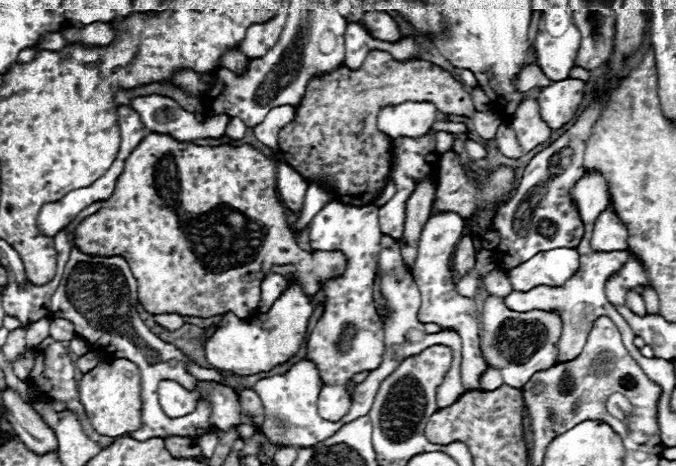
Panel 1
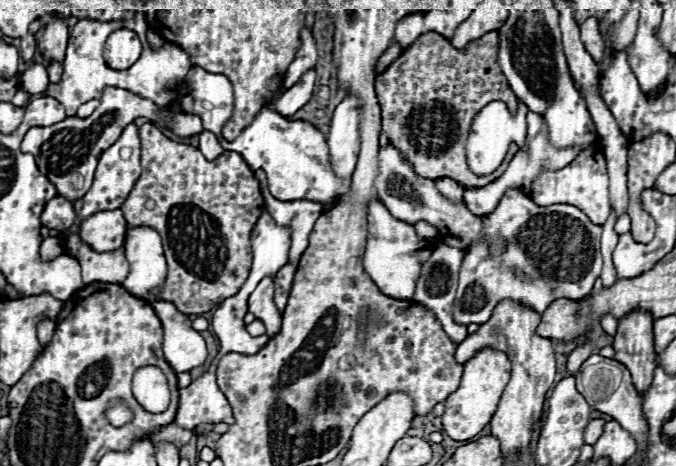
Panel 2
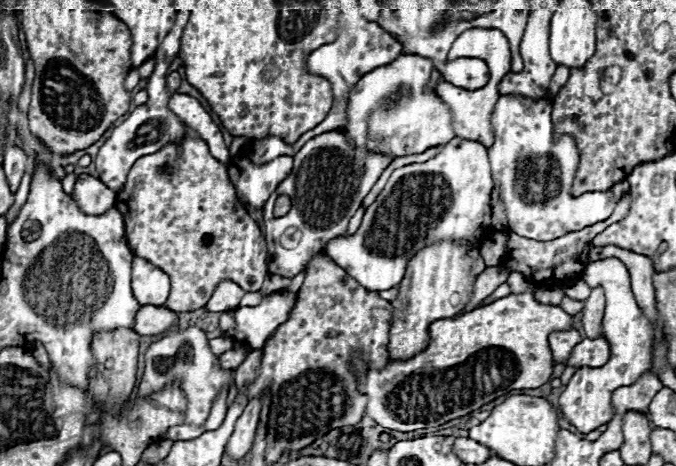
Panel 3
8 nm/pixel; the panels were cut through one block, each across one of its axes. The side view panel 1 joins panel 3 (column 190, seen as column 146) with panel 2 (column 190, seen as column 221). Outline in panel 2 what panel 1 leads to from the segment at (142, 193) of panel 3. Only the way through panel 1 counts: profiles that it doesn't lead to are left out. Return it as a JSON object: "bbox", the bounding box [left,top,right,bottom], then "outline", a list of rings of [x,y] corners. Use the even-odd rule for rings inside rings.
{"bbox":[122,122,264,314],"outline":[[[152,122],[140,126],[142,140],[142,176],[134,184],[126,202],[122,204],[124,218],[130,226],[150,226],[164,242],[164,256],[168,262],[166,280],[160,292],[140,296],[154,304],[158,300],[172,302],[184,314],[204,314],[218,306],[226,296],[238,292],[252,266],[250,234],[254,224],[264,212],[264,198],[258,188],[258,180],[248,164],[236,152],[224,152],[216,160],[206,160],[202,152],[188,144],[178,144],[166,138]]]}

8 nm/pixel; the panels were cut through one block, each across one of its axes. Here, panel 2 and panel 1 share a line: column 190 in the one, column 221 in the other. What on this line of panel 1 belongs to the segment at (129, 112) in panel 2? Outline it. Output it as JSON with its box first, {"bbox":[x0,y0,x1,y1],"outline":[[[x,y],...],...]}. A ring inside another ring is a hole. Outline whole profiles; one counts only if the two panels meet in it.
{"bbox":[132,96,230,140],"outline":[[[144,96],[132,102],[132,108],[140,114],[142,124],[150,132],[172,136],[174,140],[196,140],[196,138],[220,138],[230,122],[230,116],[212,116],[198,120],[194,114],[182,110],[174,100],[166,96]]]}

